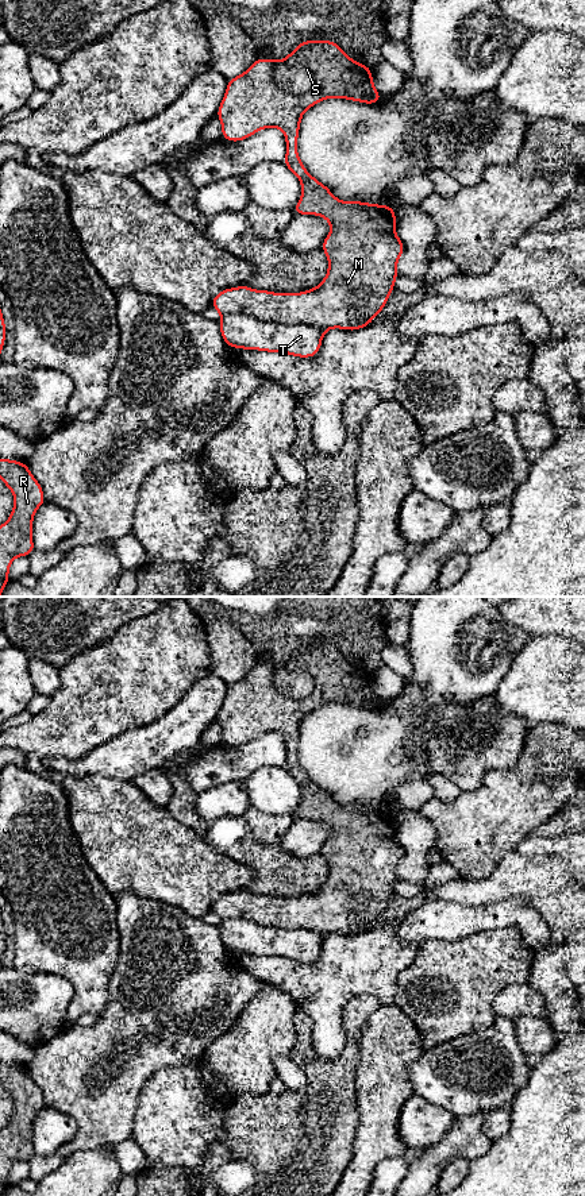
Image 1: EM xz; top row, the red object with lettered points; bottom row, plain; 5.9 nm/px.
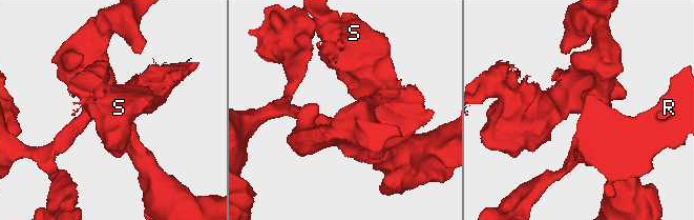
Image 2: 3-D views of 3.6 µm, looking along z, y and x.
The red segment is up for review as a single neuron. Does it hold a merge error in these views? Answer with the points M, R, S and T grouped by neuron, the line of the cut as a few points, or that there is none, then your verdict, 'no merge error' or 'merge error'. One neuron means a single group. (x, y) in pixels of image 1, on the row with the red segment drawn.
M R S T; no cut; no merge error

